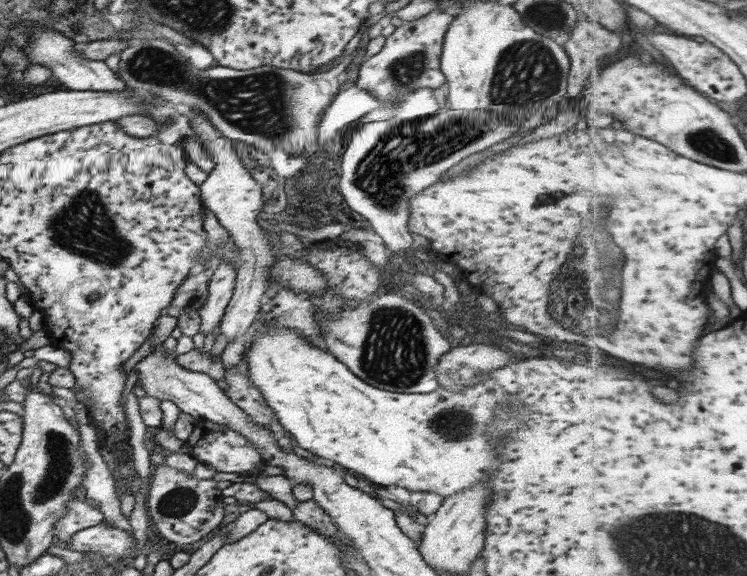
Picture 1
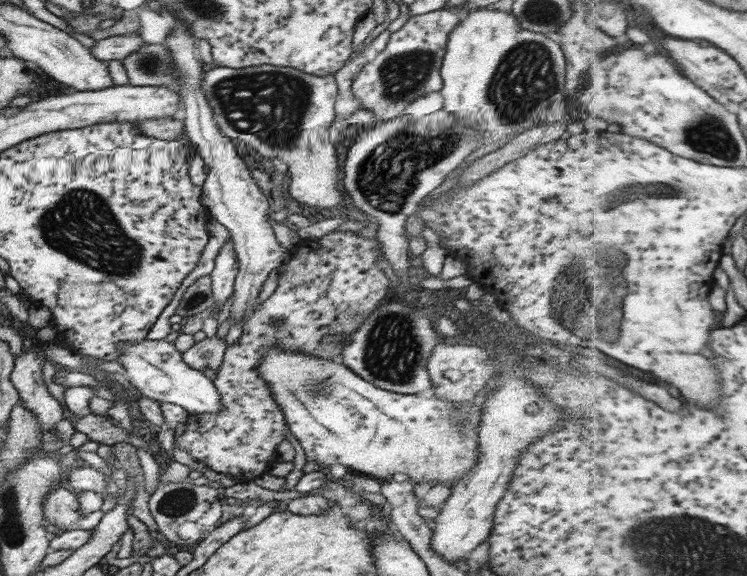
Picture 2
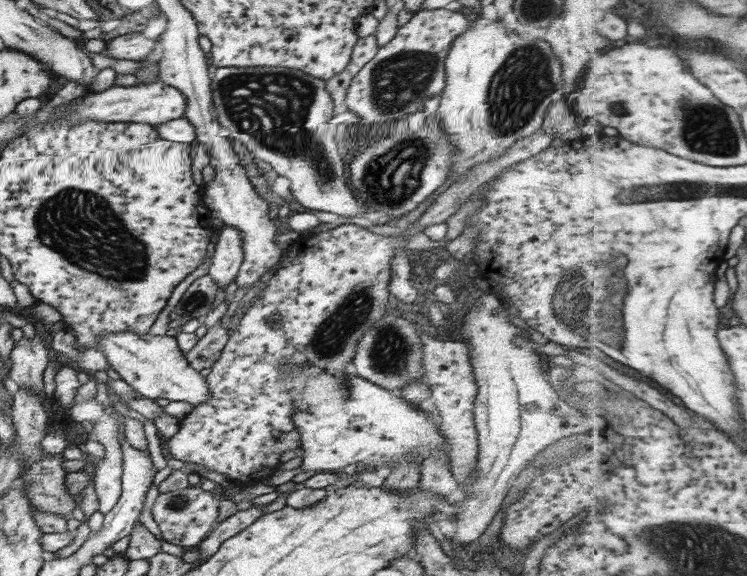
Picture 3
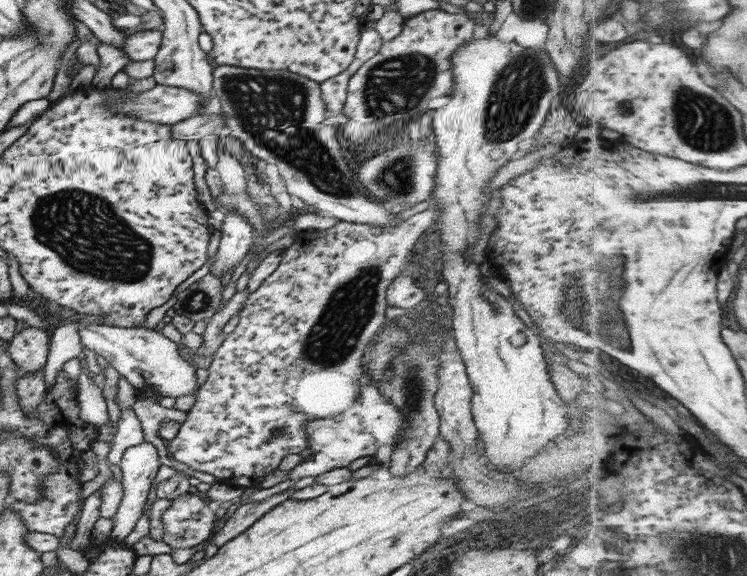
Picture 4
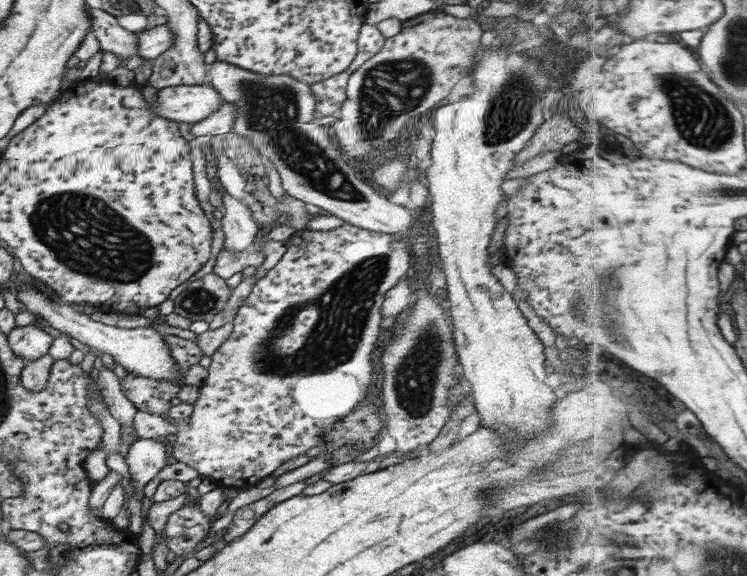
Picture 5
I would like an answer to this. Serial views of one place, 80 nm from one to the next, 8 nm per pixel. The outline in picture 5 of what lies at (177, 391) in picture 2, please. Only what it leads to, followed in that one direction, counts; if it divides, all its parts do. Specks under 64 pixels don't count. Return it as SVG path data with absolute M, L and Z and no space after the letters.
M14 279L11 289L16 300L23 304L29 313L38 314L50 327L68 334L88 348L95 348L101 354L110 355L113 362L119 363L125 372L142 377L151 377L158 381L173 381L178 384L178 388L185 385L182 383L185 374L179 375L180 372L176 370L173 359L169 357L169 347L165 345L163 335L153 328L116 328L93 322L85 314L75 312L71 306L55 302L47 294L35 290L31 284L20 284L17 279Z

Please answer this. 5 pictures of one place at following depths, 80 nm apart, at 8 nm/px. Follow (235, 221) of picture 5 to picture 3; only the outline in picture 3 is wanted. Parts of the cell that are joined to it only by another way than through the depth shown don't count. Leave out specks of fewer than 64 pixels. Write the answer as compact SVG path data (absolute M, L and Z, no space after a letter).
M224 225L214 238L214 253L206 274L215 281L218 289L228 286L236 277L242 263L242 236L235 227Z

